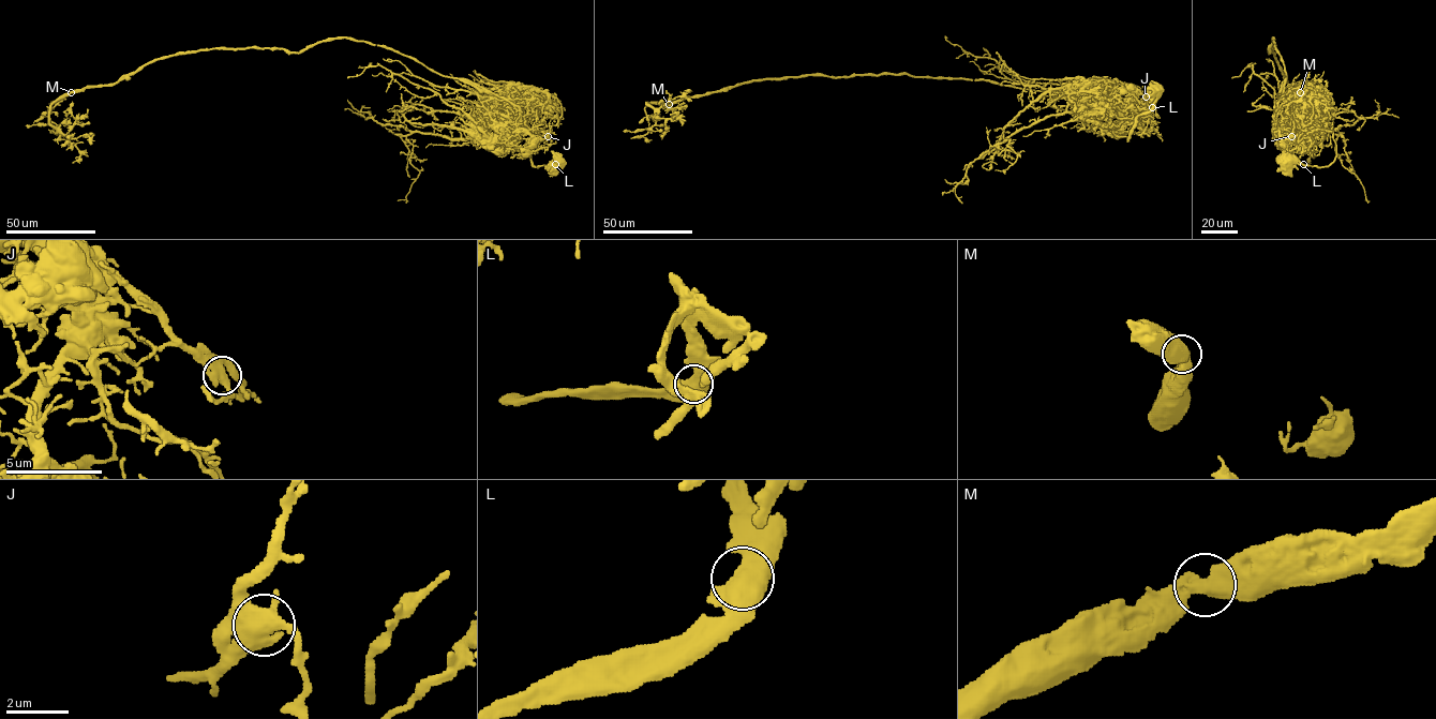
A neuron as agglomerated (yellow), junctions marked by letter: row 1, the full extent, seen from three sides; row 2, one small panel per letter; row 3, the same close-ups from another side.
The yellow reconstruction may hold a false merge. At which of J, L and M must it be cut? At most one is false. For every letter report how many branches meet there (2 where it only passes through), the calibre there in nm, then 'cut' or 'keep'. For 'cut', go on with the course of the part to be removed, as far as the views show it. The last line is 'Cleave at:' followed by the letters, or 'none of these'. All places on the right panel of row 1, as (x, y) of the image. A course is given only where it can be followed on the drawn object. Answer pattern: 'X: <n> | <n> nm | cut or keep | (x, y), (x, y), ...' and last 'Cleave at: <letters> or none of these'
J: 2 | 600 nm | keep
L: 2 | 650 nm | keep
M: 2 | 550 nm | keep
Cleave at: none of these

